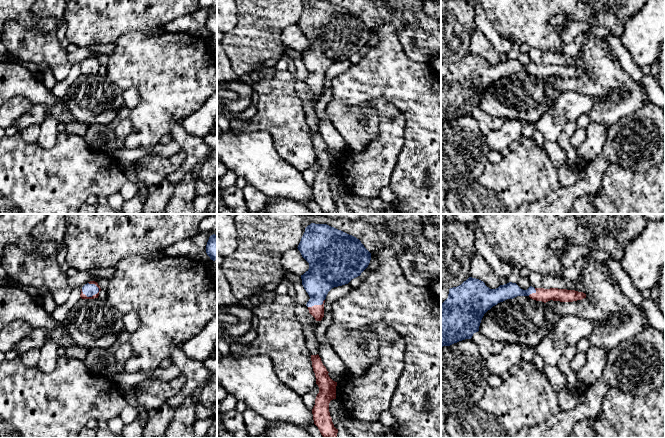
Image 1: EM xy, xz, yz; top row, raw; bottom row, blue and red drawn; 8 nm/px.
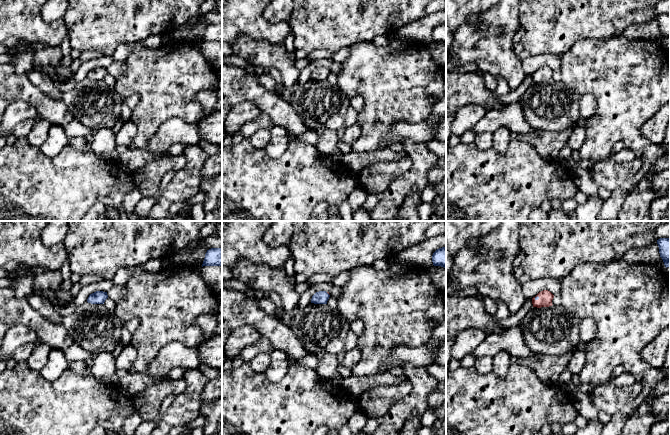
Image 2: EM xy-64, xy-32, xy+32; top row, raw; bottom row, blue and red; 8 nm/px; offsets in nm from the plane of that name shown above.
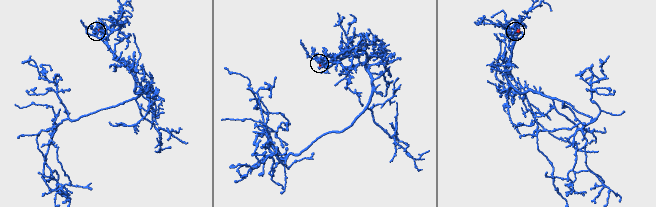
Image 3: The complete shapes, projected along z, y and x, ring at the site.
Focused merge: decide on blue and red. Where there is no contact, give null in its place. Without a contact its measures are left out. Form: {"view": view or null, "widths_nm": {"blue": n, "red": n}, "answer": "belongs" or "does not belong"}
{"view": "xy", "widths_nm": {"blue": 100, "red": 50}, "answer": "belongs"}

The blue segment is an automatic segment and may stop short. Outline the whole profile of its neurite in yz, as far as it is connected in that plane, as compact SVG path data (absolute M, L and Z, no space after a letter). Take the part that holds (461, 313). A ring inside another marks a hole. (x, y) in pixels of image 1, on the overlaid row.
M469 277L461 285L449 289L448 298L441 303L441 347L471 339L479 331L484 314L493 306L517 296L529 296L544 303L553 300L573 302L586 298L586 294L575 290L558 288L521 289L509 282L490 289L479 279Z

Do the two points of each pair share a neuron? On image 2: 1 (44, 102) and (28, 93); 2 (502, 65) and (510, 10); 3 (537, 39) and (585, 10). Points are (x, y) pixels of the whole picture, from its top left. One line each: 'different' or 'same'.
1: same
2: same
3: same

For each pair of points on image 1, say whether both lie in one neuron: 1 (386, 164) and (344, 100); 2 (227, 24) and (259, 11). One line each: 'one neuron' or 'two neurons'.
1: two neurons
2: two neurons

